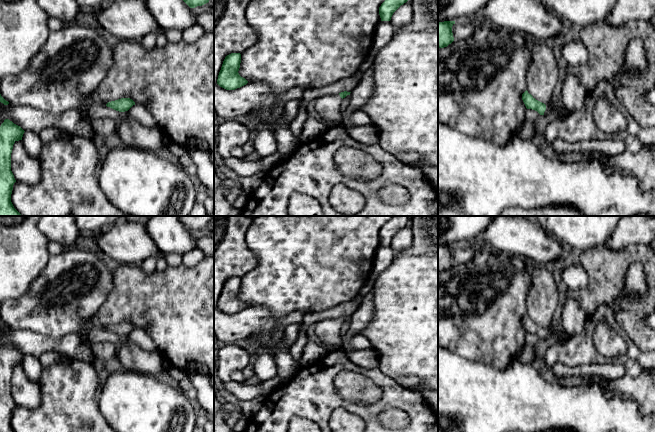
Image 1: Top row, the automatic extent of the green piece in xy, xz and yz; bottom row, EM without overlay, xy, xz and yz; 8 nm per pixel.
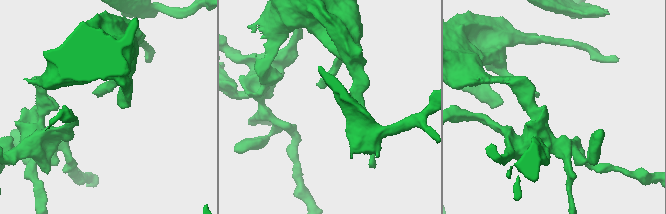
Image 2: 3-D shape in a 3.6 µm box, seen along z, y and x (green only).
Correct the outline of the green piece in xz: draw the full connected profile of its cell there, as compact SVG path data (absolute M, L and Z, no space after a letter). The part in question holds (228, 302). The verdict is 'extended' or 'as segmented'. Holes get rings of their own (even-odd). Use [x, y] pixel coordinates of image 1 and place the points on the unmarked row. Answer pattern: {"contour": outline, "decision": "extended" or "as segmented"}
{"contour": "M231 277L223 285L218 299L217 308L226 314L235 314L248 307L238 297L241 287L240 277Z", "decision": "as segmented"}

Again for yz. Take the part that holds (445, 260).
{"contour": "M455 245L438 246L438 272L447 271L454 265L452 250Z", "decision": "as segmented"}

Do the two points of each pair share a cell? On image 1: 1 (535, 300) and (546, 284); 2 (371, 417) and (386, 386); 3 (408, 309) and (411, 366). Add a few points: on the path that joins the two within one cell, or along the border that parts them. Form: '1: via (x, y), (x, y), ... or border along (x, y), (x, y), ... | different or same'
1: via (539, 296), (543, 292), (543, 288) | same
2: via (376, 409), (386, 399), (386, 394) | same
3: via (411, 323), (411, 352) | same

